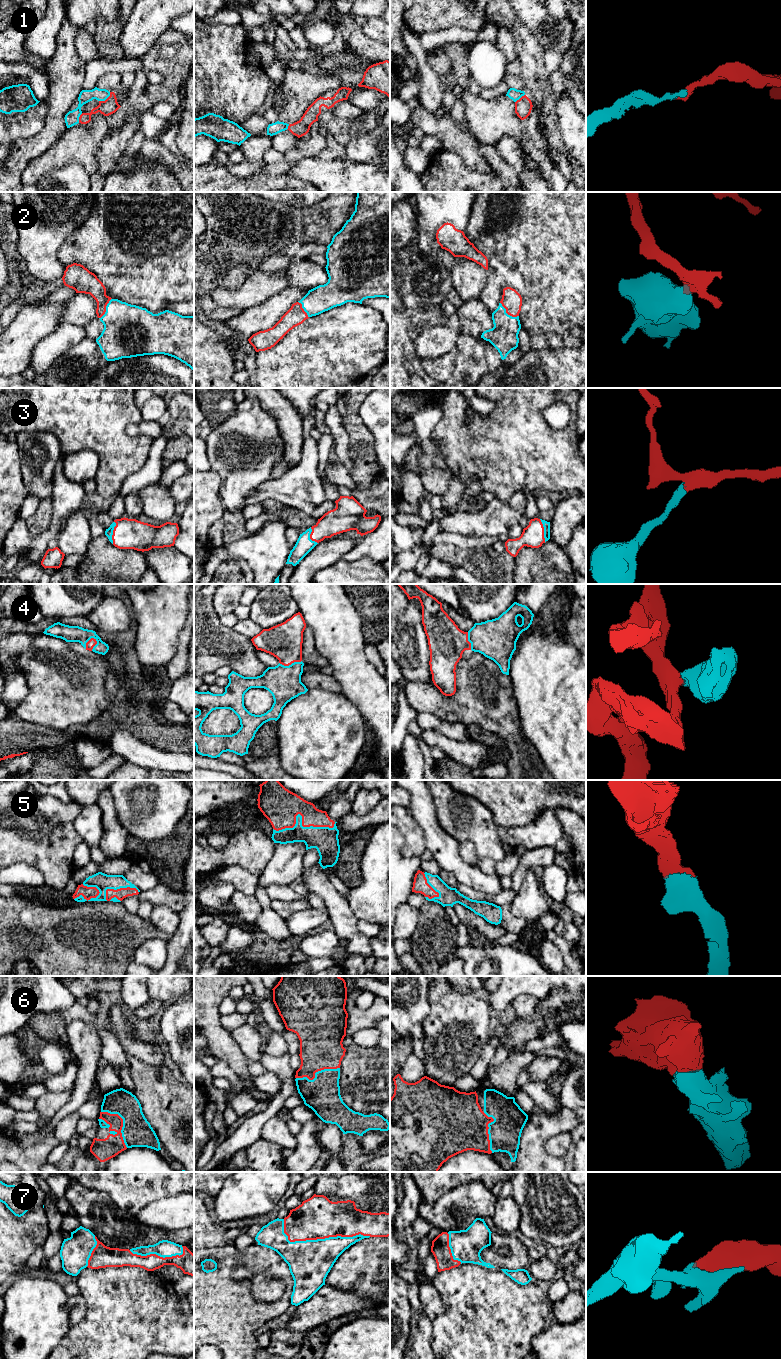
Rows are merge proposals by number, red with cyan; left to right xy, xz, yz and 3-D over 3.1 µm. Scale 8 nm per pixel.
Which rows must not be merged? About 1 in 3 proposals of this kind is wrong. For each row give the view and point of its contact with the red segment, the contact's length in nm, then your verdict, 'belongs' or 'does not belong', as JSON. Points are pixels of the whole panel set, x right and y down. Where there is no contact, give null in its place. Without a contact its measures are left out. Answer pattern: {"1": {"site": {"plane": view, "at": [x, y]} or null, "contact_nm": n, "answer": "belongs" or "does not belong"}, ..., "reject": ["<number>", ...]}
{"1": {"site": {"plane": "xy", "at": [106, 99]}, "contact_nm": 120, "answer": "belongs"}, "2": {"site": {"plane": "yz", "at": [507, 313]}, "contact_nm": 190, "answer": "belongs"}, "3": {"site": {"plane": "yz", "at": [543, 530]}, "contact_nm": 190, "answer": "belongs"}, "4": {"site": {"plane": "xy", "at": [88, 641]}, "contact_nm": 120, "answer": "belongs"}, "5": {"site": {"plane": "xz", "at": [302, 820]}, "contact_nm": 500, "answer": "belongs"}, "6": {"site": {"plane": "xy", "at": [122, 1123]}, "contact_nm": 360, "answer": "belongs"}, "7": {"site": {"plane": "xz", "at": [319, 1238]}, "contact_nm": 700, "answer": "belongs"}, "reject": []}

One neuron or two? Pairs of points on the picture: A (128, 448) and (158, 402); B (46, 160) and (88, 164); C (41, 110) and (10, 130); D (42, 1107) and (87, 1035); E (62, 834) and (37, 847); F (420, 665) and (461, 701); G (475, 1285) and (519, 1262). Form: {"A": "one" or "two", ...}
{"A": "two", "B": "one", "C": "one", "D": "two", "E": "one", "F": "two", "G": "two"}

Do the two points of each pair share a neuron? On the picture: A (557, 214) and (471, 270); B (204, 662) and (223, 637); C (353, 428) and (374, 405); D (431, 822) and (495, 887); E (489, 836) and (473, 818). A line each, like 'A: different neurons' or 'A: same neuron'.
A: different neurons
B: same neuron
C: different neurons
D: same neuron
E: same neuron

